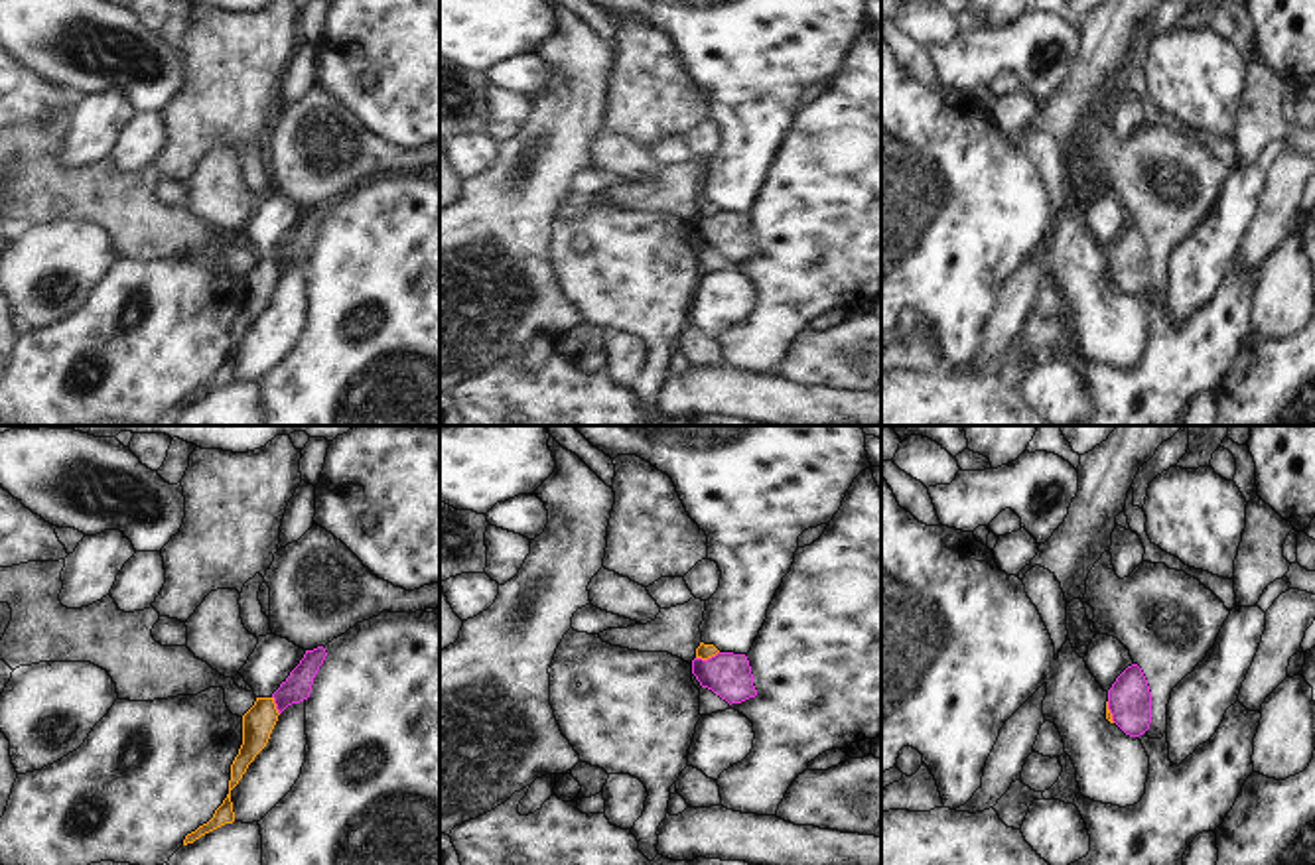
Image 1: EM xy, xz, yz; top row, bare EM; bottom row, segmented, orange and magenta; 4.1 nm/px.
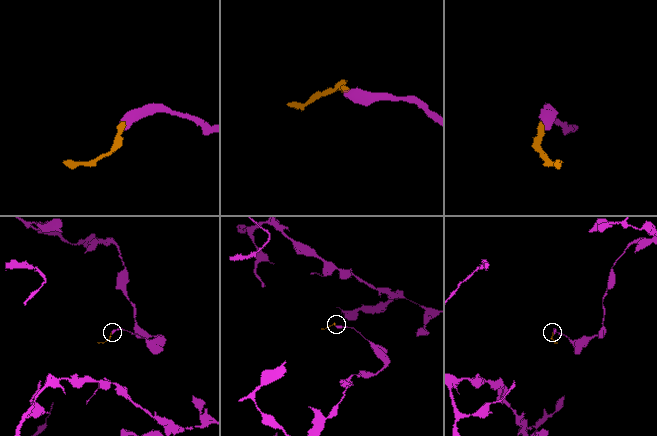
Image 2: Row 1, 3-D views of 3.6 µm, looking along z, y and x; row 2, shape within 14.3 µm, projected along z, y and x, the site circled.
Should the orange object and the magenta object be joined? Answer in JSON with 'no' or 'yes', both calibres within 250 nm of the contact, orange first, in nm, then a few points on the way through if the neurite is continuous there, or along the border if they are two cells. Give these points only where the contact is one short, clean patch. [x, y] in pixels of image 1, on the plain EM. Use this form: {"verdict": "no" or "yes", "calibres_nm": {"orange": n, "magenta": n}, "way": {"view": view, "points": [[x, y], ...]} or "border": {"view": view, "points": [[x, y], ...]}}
{"verdict": "no", "calibres_nm": {"orange": 60, "magenta": 180}, "border": {"view": "xz", "points": [[718, 209], [706, 217], [696, 217]]}}

